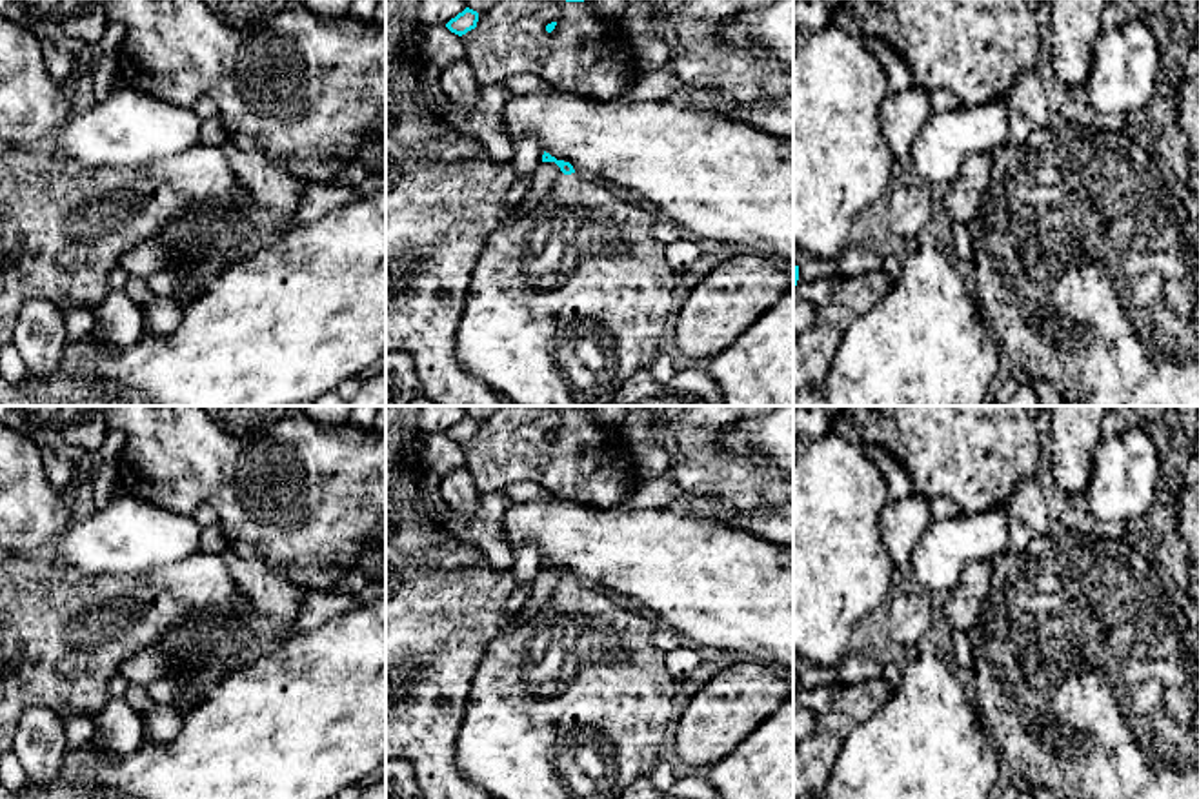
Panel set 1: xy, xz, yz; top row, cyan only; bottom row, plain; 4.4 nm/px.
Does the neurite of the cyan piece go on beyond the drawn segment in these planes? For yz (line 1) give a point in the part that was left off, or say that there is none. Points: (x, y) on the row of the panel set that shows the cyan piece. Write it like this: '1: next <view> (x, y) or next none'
1: next none

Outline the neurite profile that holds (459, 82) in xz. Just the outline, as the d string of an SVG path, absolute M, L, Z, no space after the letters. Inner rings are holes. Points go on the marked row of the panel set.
M466 58L451 62L440 71L440 86L449 98L449 104L464 111L473 109L479 95L479 82Z

